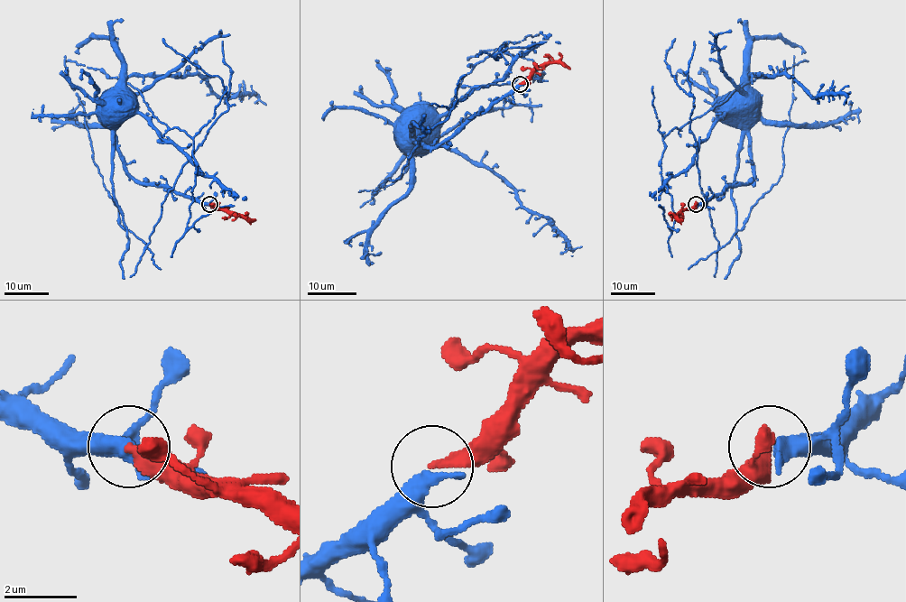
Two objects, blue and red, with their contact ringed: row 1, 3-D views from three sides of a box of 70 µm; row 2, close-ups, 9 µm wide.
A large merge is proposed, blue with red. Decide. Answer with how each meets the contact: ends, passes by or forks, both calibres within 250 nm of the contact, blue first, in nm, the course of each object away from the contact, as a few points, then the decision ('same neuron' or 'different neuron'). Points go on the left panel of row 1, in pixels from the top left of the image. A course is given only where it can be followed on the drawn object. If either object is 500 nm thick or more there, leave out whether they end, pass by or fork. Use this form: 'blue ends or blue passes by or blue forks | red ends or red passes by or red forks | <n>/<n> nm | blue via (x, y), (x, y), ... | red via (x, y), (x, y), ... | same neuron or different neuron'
550/380 nm | blue via (209, 204), (202, 204), (165, 188), (141, 184), (134, 179), (116, 143), (116, 102) | red via (209, 204), (255, 219) | same neuron

